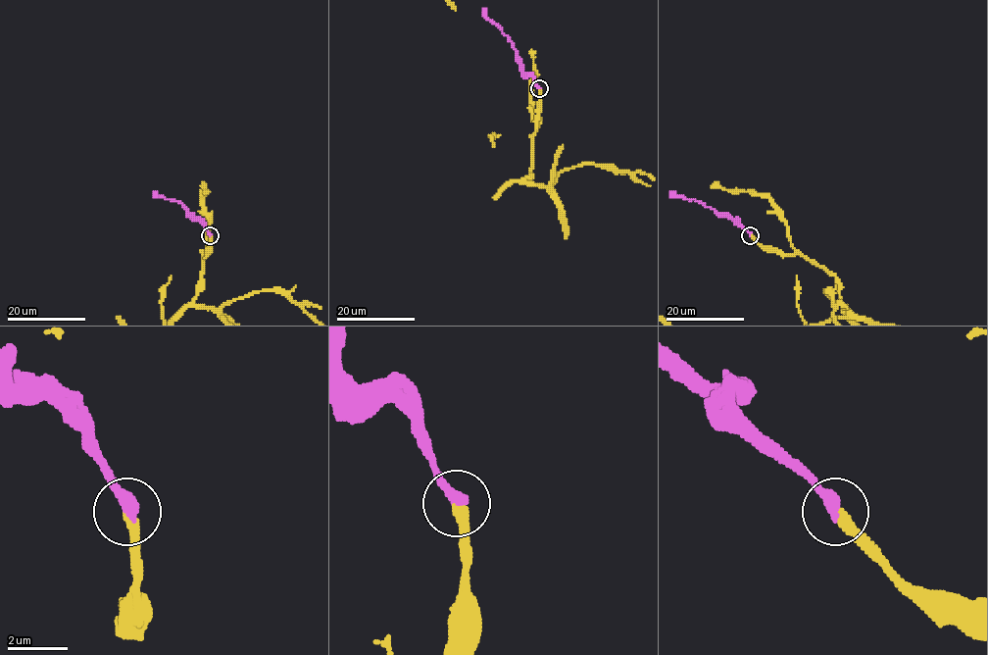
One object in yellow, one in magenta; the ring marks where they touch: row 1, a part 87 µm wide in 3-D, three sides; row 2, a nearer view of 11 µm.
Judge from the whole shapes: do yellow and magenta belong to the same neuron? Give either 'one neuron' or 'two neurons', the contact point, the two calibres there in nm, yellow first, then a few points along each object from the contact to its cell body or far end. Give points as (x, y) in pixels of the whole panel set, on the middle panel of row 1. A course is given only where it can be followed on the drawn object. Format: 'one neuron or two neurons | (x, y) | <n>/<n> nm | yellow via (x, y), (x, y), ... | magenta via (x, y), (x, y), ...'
one neuron | (539, 88) | 320/440 nm | magenta via (538, 88), (535, 80), (523, 71), (510, 39), (483, 9)

